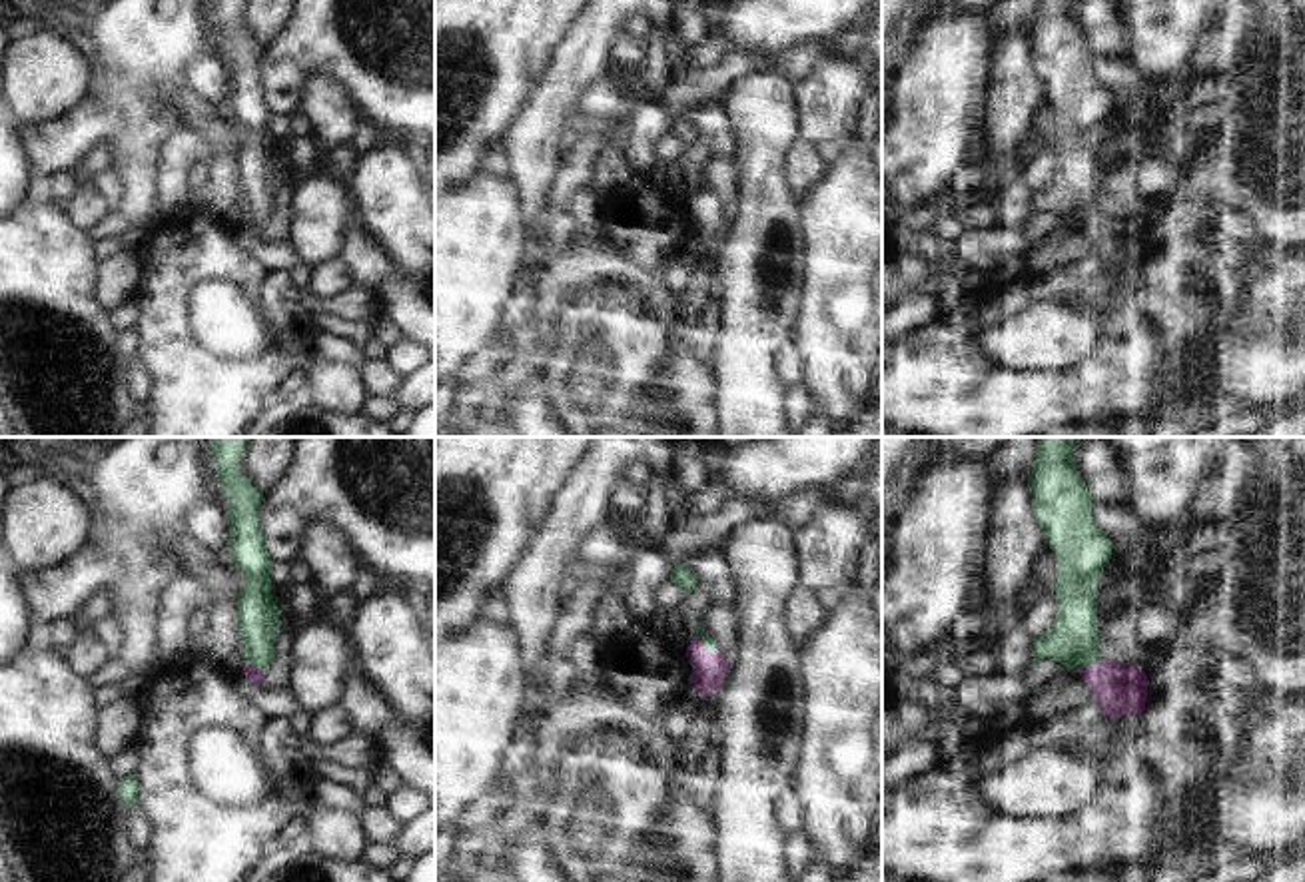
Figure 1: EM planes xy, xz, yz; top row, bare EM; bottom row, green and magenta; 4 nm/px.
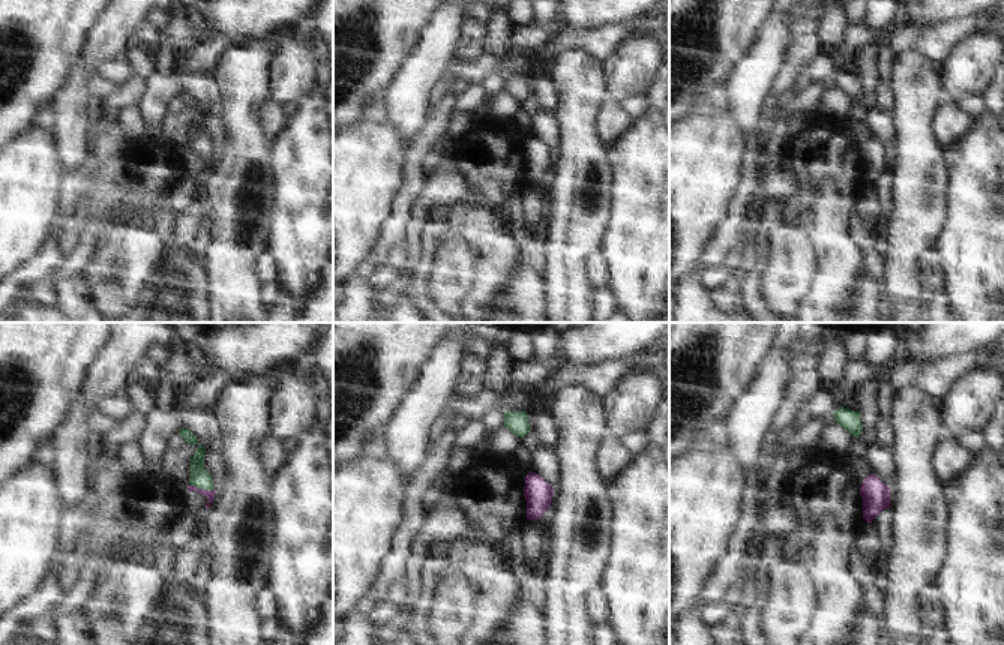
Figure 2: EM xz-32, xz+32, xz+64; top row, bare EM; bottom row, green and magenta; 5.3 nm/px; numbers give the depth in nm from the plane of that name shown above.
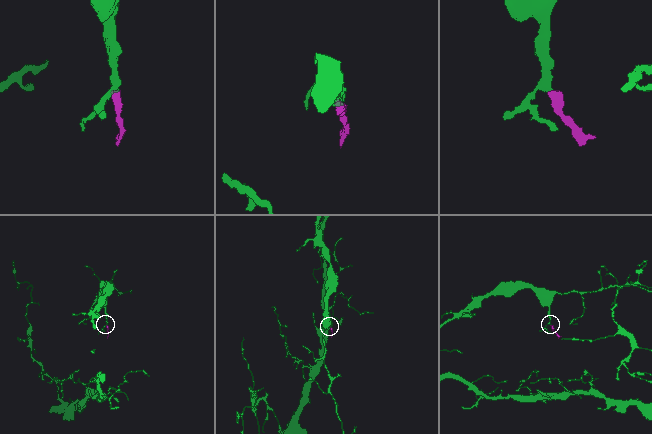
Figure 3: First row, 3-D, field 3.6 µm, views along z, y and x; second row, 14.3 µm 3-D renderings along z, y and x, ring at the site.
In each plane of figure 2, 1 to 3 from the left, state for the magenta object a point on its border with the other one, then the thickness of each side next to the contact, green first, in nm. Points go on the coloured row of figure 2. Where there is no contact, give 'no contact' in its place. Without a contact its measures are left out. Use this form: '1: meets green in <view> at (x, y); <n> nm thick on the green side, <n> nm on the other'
1: meets green in xz-32 at (201, 488); 110 nm thick on the green side, 50 nm on the other
2: no contact
3: no contact

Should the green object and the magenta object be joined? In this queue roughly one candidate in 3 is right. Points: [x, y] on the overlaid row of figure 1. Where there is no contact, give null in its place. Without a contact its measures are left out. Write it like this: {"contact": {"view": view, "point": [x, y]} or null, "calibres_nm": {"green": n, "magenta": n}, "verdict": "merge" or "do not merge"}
{"contact": {"view": "xz", "point": [707, 649]}, "calibres_nm": {"green": 50, "magenta": 130}, "verdict": "merge"}

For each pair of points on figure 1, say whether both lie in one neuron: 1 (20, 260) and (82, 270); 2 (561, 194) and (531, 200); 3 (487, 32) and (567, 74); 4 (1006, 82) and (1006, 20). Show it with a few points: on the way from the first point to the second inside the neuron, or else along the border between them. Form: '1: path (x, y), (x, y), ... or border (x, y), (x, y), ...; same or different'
1: path (36, 270), (66, 270); same
2: border (561, 158), (547, 196), (545, 216), (531, 234); different
3: border (551, 60), (525, 104); different
4: border (1026, 32), (1012, 28), (992, 50); different

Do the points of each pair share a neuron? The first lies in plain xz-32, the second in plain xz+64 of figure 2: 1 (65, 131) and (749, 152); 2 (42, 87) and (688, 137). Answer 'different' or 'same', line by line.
1: different
2: different

